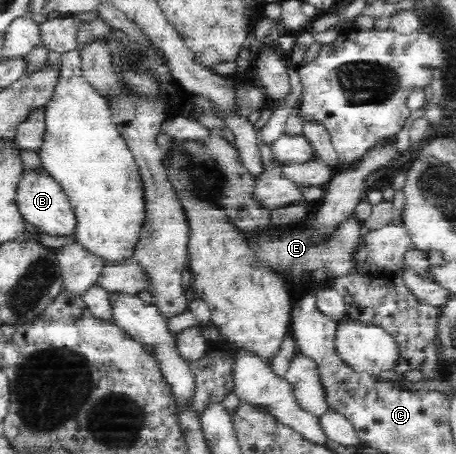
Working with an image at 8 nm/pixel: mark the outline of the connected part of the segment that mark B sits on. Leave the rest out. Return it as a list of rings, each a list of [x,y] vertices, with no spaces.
[[[42,169],[25,170],[25,174],[19,182],[19,188],[17,188],[16,199],[23,218],[38,228],[39,231],[55,236],[76,234],[77,218],[67,193],[56,180],[53,180]]]

